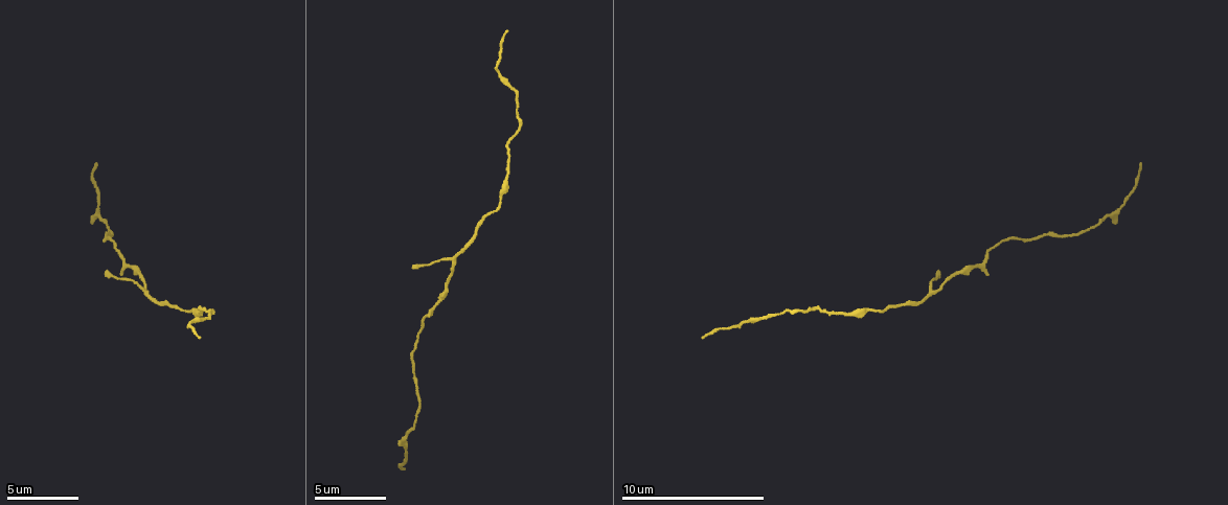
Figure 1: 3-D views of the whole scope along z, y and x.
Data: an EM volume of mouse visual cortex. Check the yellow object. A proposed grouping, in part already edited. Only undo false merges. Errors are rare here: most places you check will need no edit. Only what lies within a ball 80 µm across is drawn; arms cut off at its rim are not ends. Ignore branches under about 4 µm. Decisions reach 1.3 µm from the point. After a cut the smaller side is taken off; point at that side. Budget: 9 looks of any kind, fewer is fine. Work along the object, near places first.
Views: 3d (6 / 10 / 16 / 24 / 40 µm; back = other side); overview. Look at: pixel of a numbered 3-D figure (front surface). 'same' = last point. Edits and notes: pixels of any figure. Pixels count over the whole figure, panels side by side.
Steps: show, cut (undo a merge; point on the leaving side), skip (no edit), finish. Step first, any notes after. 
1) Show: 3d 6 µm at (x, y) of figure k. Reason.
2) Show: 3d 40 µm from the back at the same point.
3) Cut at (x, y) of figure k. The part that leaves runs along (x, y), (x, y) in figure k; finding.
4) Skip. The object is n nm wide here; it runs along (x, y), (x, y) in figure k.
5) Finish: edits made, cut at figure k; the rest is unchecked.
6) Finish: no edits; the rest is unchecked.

Show: 3d 10 µm at (942, 288) of figure 1. A fork.

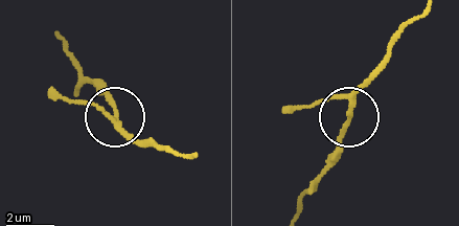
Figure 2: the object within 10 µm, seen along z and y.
Skip. The side arm is 21 µm long; all the same cell.

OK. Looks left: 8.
Show: 3d 10 µm at (843, 313) of figure 1. Thick turns thin.

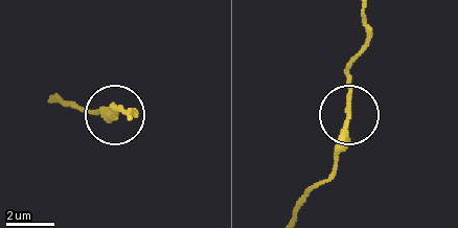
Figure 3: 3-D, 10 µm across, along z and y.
Show: 3d 10 µm from the back at (346, 116) of figure 3.

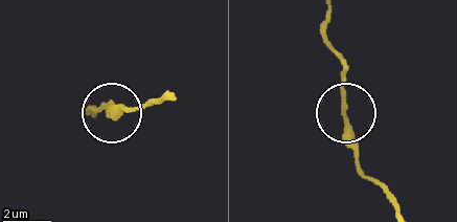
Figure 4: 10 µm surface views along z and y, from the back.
Skip. It runs along (398, 208), (360, 167), (346, 113), (342, 54) in figure 4; continuous, no second cell.

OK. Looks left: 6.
Show: 3d 10 µm at (414, 423) of figure 1. Calibre changes.

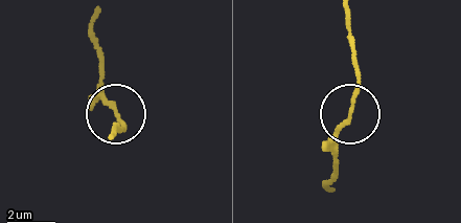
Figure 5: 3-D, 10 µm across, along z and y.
Skip. It runs along (348, 17), (360, 89), (332, 153) in figure 5; continuous, no second cell.

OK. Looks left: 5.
Finish: no edits; the rest is unchecked.

